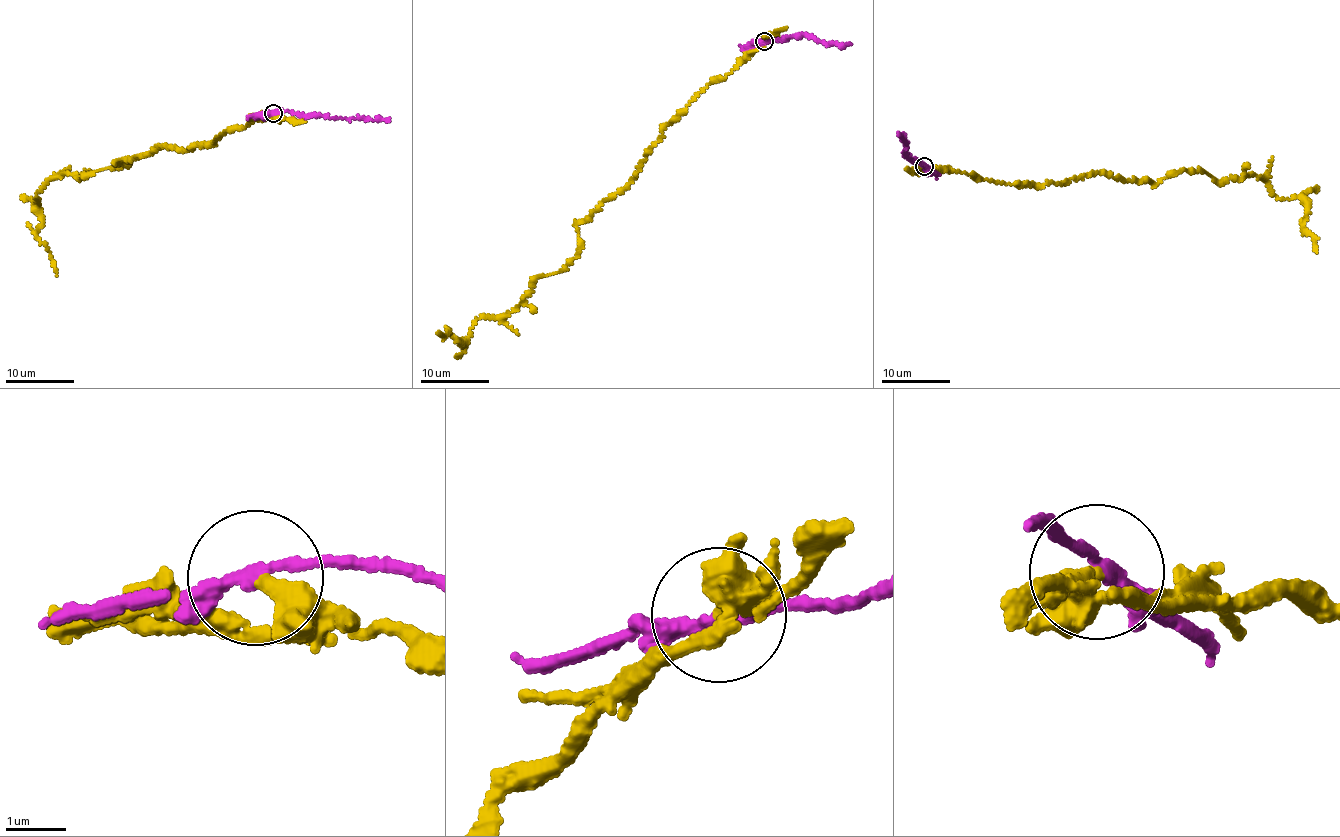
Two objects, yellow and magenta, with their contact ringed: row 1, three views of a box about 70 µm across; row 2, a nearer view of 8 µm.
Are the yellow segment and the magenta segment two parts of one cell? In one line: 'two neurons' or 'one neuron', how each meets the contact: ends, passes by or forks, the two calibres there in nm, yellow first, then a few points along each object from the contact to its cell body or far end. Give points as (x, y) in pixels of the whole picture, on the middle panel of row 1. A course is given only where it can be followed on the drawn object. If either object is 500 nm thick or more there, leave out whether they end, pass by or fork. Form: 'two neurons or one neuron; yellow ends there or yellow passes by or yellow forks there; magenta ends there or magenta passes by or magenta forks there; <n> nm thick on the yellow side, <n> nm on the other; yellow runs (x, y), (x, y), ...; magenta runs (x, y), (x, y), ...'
two neurons; yellow ends there; magenta passes by; 320 nm thick on the yellow side, 190 nm on the other; yellow runs (764, 41), (579, 221), (558, 273), (459, 342), (438, 334); magenta runs (764, 41), (803, 34), (843, 46), (848, 43)

